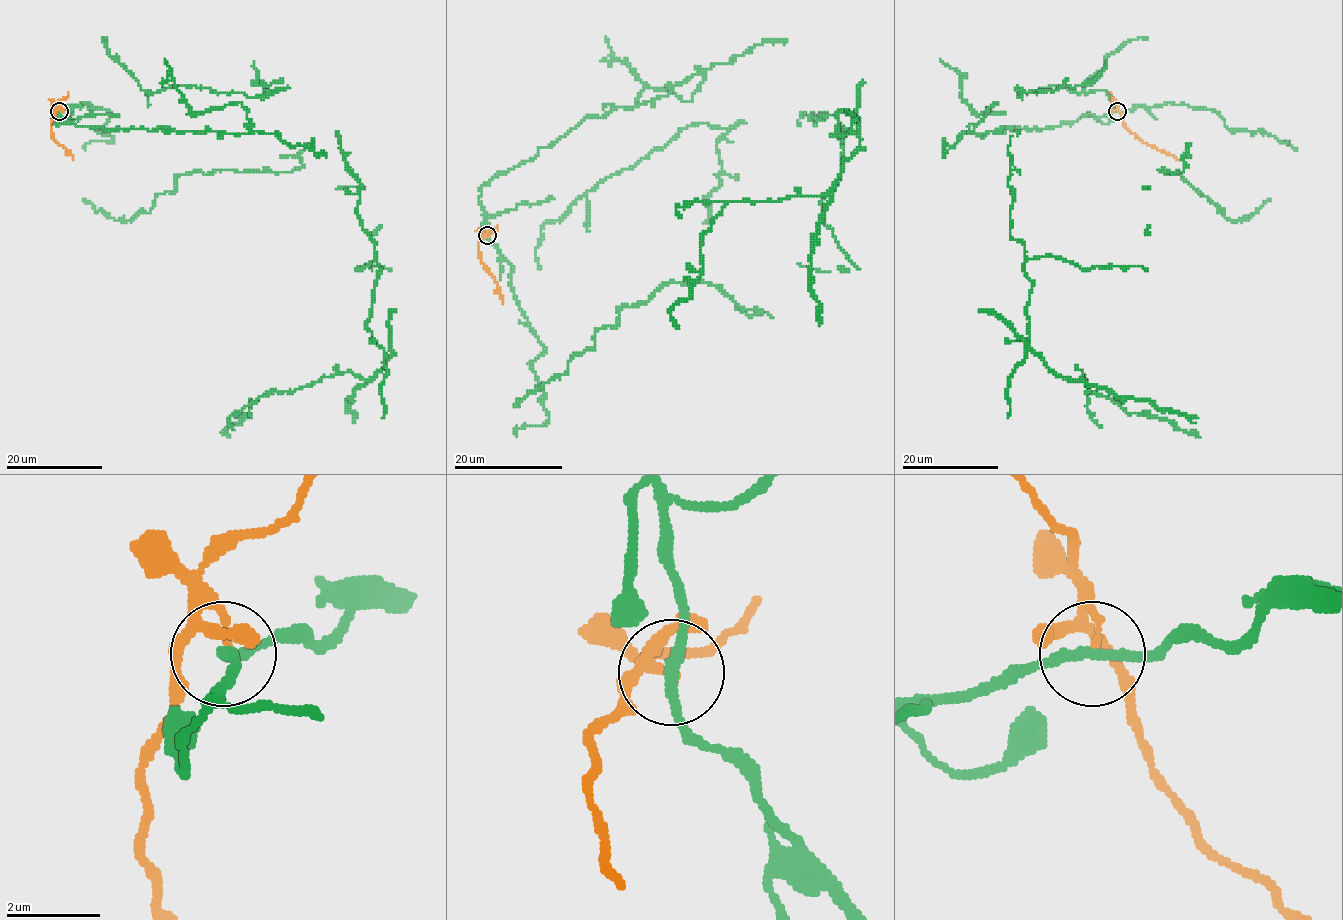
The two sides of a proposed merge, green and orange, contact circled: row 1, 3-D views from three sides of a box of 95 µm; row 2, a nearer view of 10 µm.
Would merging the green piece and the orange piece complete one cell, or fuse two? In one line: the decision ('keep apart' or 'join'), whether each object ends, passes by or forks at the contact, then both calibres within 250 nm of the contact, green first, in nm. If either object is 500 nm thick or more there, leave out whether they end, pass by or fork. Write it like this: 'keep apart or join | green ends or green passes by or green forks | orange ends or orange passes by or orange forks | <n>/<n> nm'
keep apart | green passes by | orange ends | 220/120 nm

